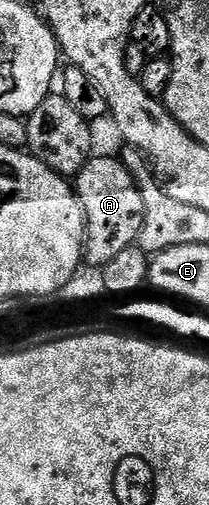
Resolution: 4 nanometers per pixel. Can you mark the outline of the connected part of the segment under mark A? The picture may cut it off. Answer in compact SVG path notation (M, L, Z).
M89 158L74 178L74 193L80 199L88 221L86 262L102 268L122 248L137 245L144 227L144 192L132 179L132 174L116 158Z

